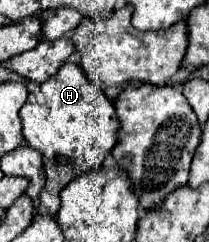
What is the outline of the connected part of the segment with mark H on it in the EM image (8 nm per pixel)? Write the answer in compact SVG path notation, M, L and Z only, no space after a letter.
M64 63L56 75L40 83L38 93L30 93L20 109L26 143L44 155L46 185L40 191L40 215L56 215L60 209L60 191L80 173L100 167L106 153L116 145L118 119L110 99L84 77L76 63Z

